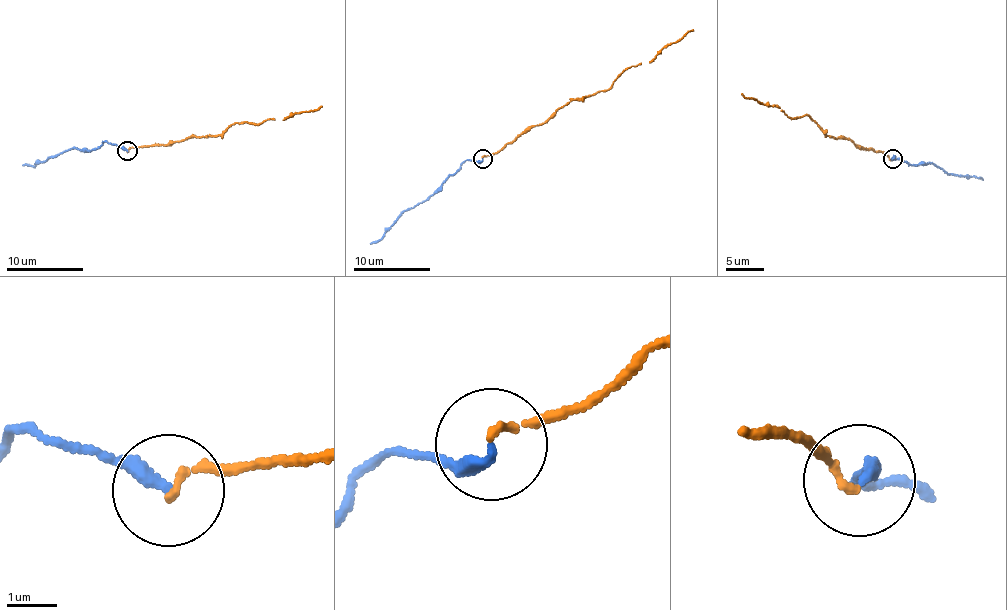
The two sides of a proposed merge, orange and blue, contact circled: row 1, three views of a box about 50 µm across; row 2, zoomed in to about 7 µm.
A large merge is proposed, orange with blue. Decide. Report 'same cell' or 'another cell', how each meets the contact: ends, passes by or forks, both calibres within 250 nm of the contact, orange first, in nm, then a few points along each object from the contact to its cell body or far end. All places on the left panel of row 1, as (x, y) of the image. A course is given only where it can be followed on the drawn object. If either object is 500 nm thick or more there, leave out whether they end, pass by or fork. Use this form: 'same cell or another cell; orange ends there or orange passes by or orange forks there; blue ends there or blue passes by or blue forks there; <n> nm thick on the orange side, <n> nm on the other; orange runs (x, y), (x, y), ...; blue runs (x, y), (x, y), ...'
same cell; orange ends there; blue ends there; 140 nm thick on the orange side, 200 nm on the other; orange runs (126, 152), (193, 137), (222, 134), (236, 122), (256, 125), (266, 119), (286, 119), (321, 106); blue runs (126, 150), (105, 142), (90, 150), (77, 148), (52, 155), (34, 166), (23, 165)

